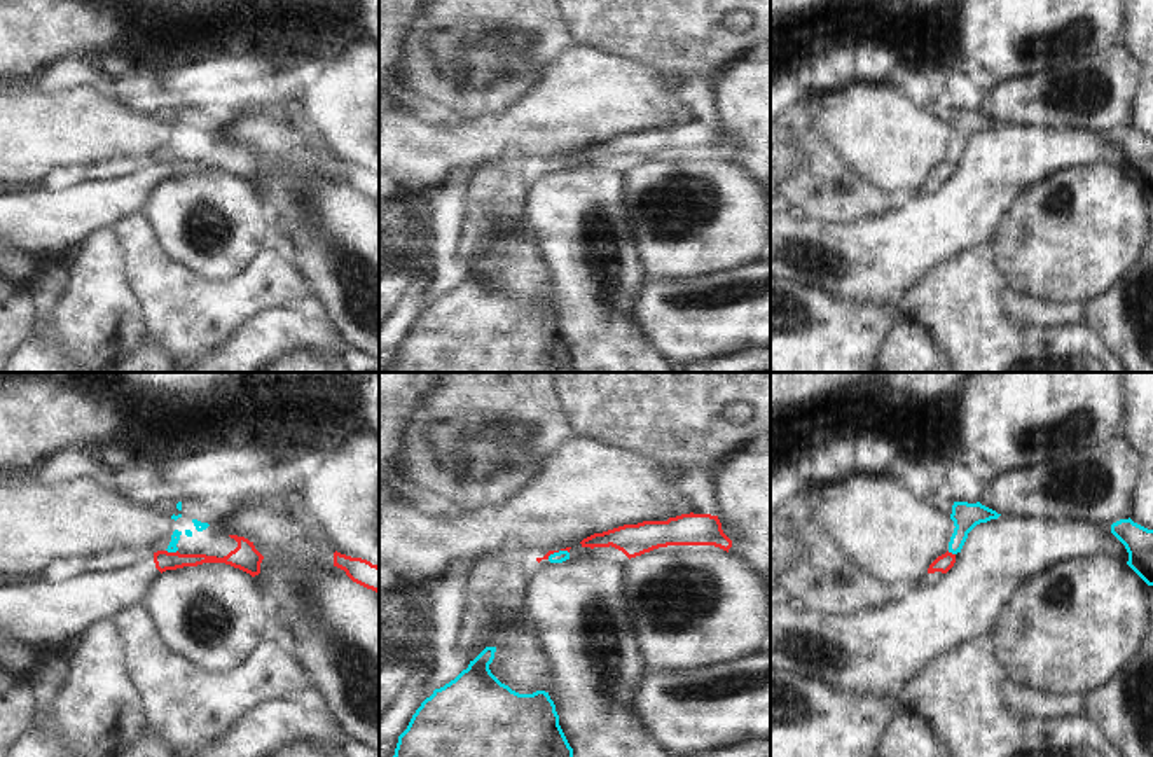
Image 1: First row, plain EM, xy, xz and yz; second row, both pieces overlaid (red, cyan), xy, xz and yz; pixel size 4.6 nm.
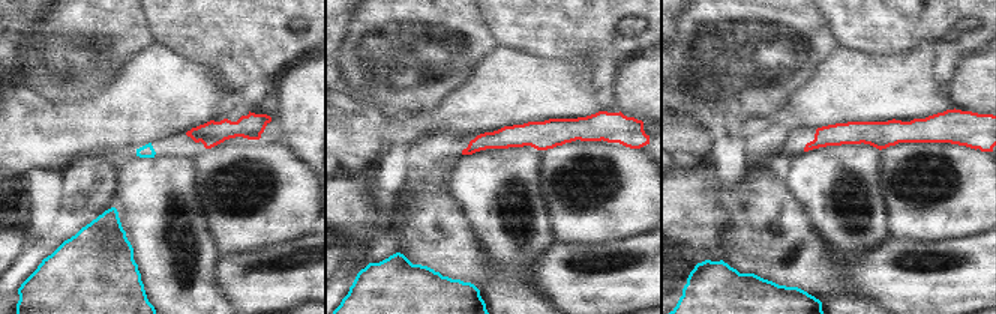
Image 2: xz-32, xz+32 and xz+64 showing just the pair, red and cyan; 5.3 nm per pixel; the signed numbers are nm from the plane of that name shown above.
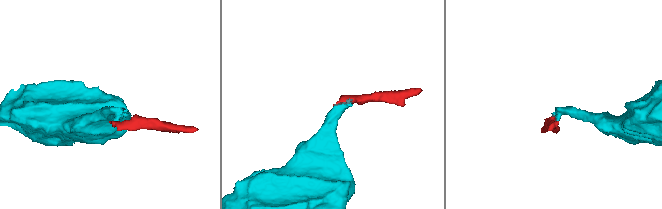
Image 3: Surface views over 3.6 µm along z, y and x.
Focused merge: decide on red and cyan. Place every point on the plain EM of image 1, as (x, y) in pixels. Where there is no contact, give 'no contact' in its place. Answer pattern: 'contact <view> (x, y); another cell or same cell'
contact xy (172, 161); another cell

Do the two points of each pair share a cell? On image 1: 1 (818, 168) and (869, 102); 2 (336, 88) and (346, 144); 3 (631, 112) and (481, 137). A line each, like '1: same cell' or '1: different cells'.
1: different cells
2: same cell
3: same cell

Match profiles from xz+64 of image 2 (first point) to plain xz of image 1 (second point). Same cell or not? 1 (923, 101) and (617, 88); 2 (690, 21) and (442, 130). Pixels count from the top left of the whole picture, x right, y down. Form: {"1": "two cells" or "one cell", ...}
{"1": "one cell", "2": "two cells"}

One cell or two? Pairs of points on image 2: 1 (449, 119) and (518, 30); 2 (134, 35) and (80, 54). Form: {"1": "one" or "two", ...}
{"1": "two", "2": "one"}

